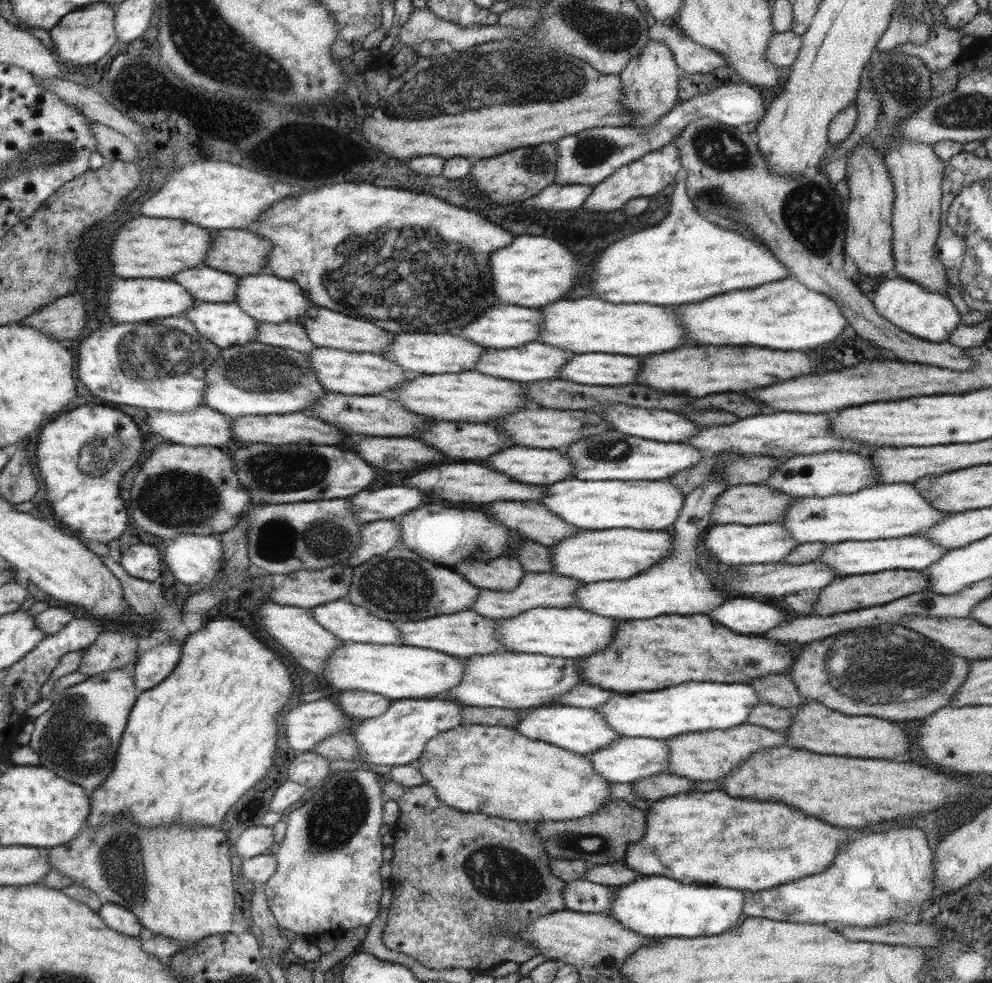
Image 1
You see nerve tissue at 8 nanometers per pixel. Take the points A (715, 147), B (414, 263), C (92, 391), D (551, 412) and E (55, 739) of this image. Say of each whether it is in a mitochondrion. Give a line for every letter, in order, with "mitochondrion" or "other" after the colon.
A: mitochondrion
B: mitochondrion
C: other
D: other
E: mitochondrion

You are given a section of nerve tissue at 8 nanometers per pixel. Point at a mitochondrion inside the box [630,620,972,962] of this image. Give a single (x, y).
(917, 667)

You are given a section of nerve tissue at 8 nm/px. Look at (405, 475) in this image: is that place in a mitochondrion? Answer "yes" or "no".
no

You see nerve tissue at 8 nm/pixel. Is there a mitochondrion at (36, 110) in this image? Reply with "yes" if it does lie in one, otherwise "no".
no

